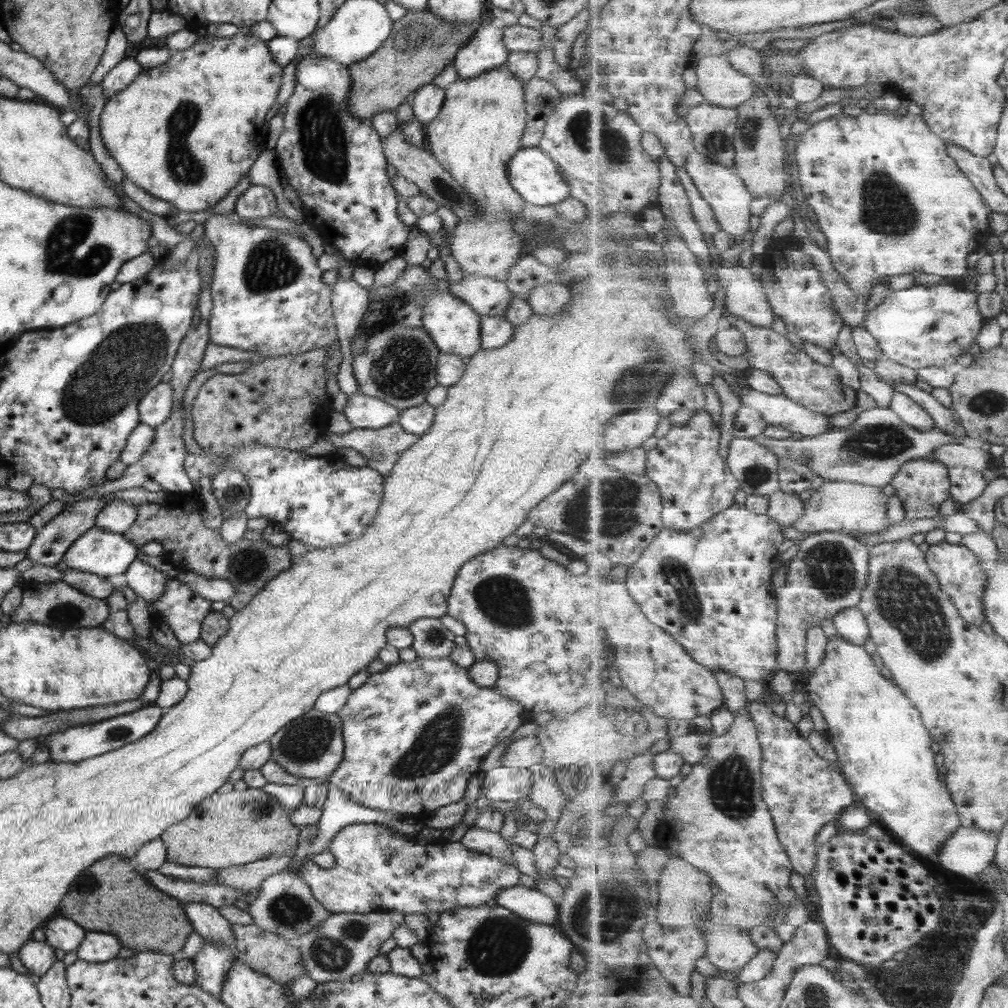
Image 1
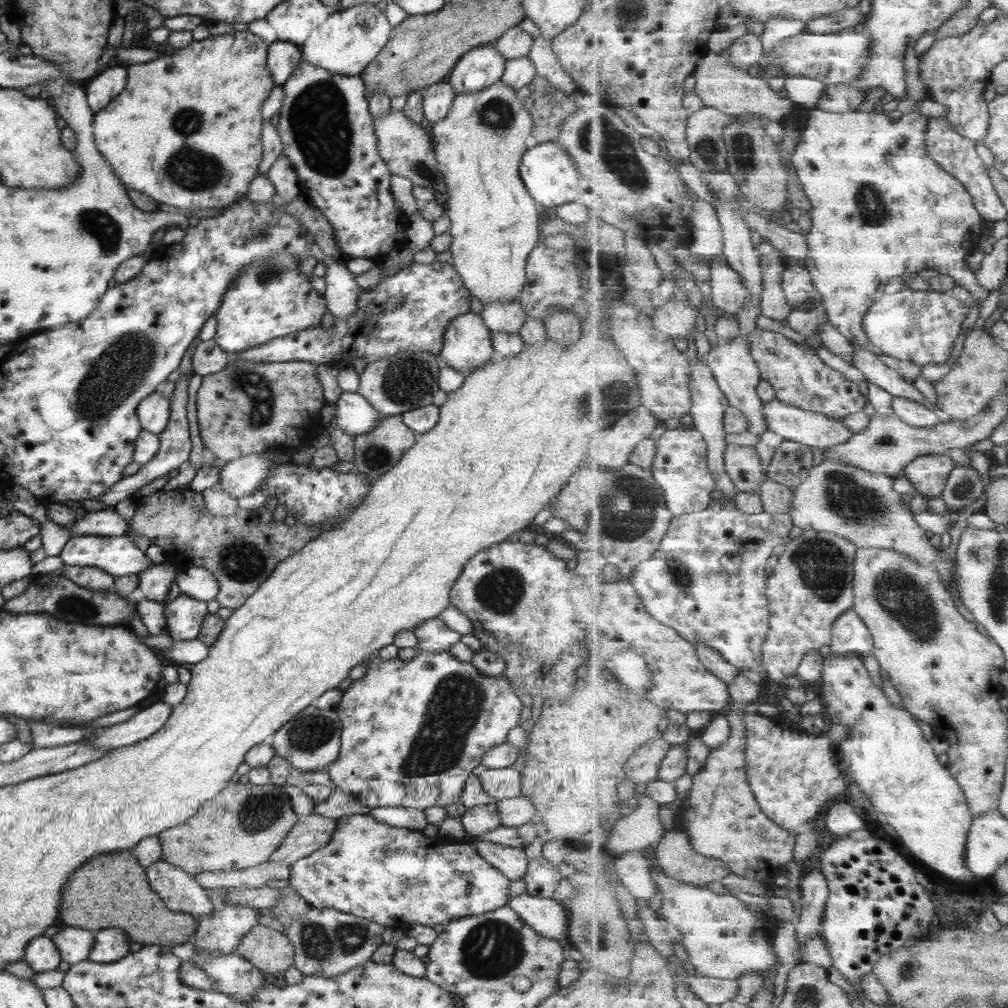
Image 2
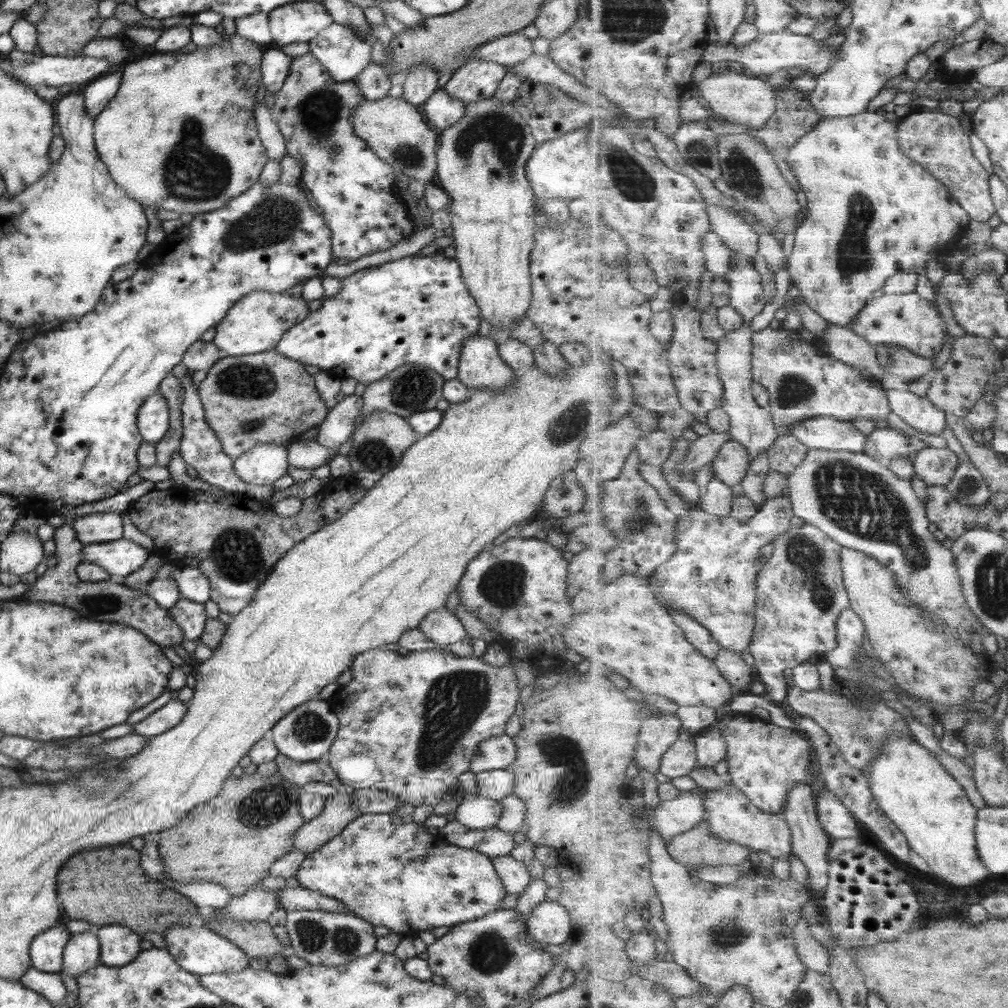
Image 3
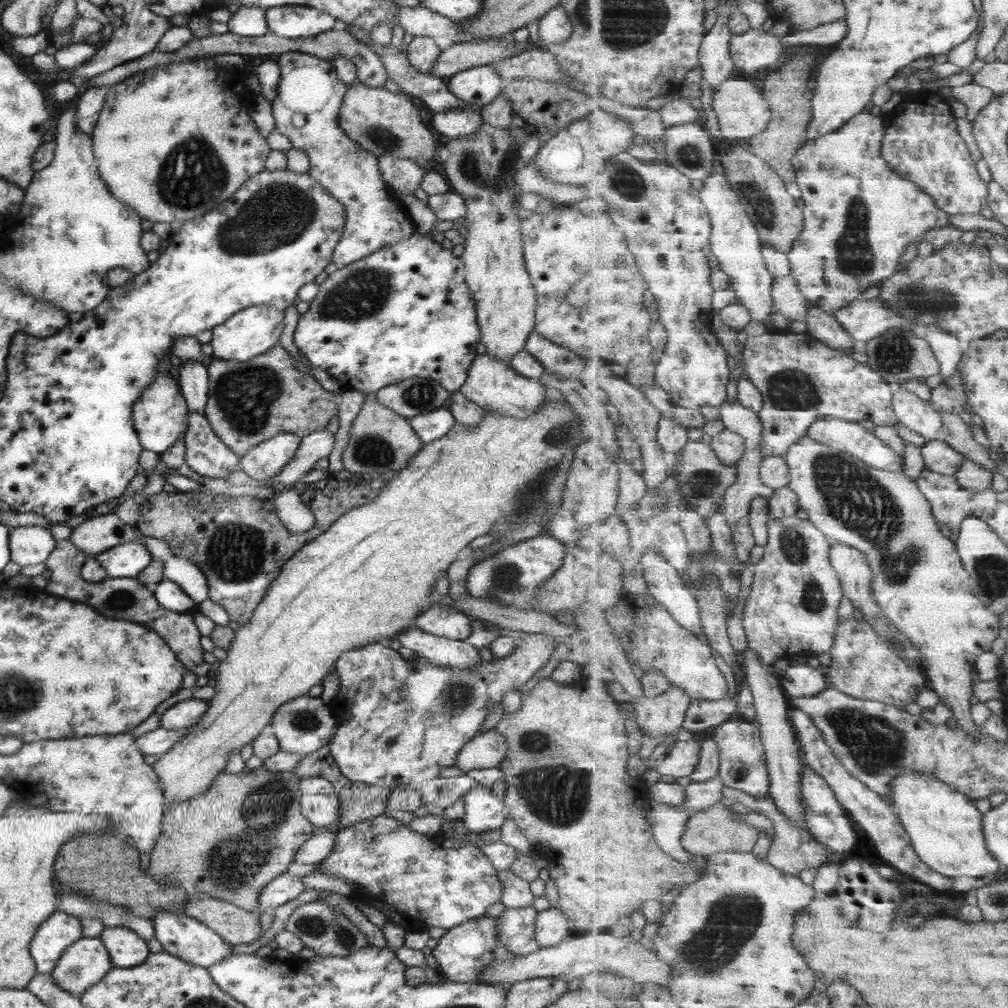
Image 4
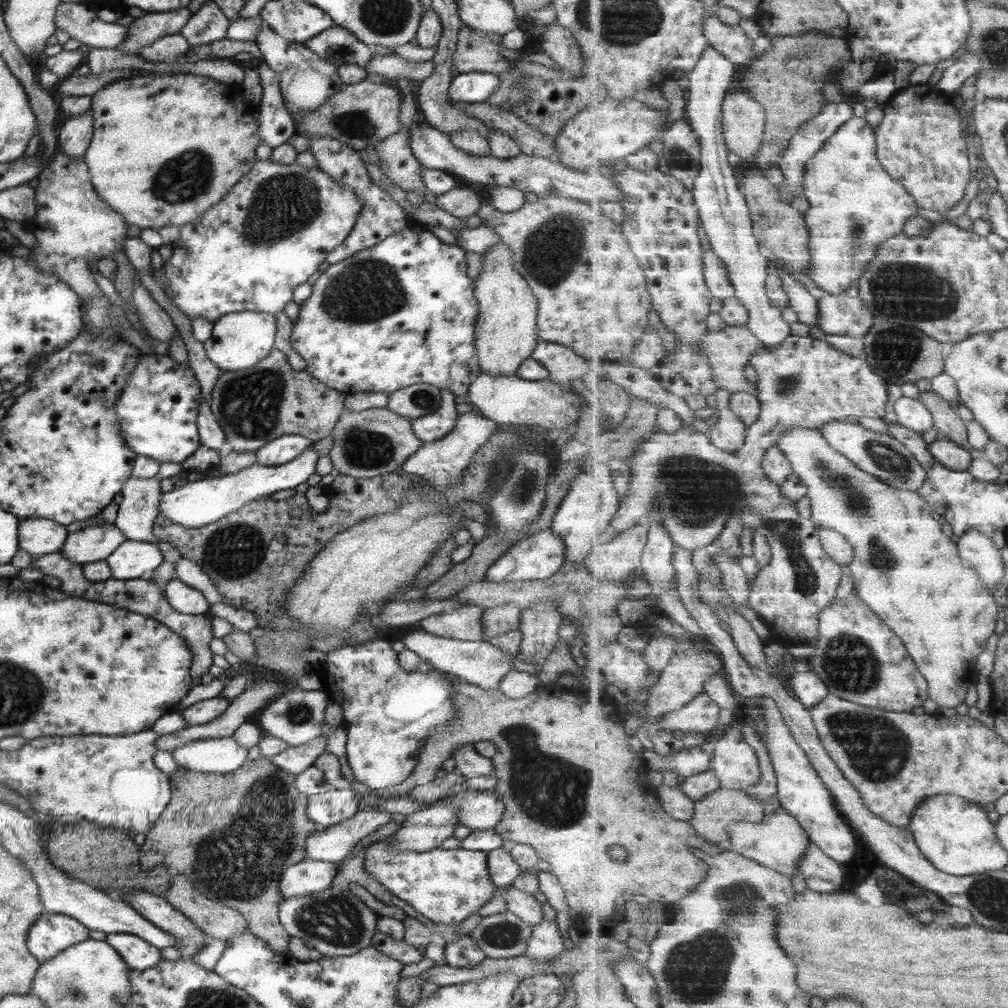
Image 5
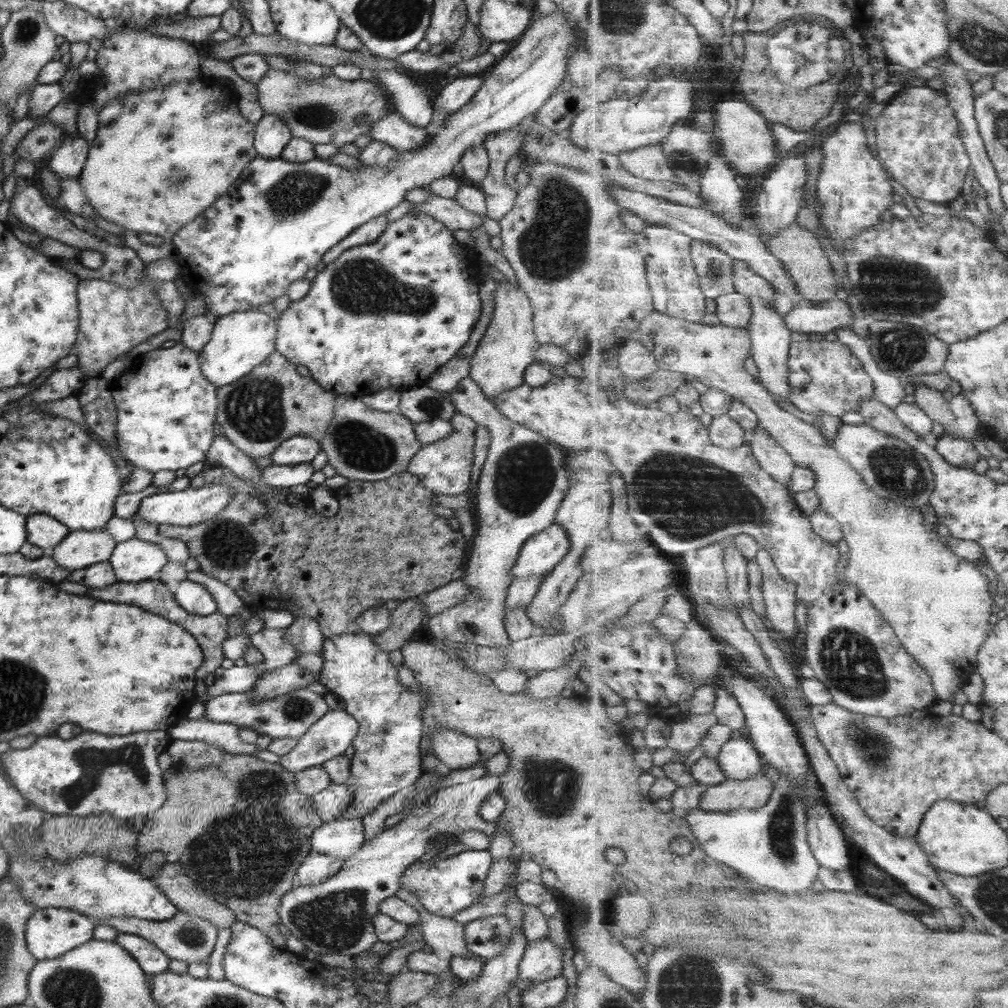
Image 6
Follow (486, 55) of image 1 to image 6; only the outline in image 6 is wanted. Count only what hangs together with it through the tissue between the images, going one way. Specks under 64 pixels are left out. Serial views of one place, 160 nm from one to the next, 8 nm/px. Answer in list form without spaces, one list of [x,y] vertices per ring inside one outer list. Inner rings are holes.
[[[459,75],[440,90],[433,104],[444,113],[451,114],[473,98],[481,83],[481,78],[477,76]]]

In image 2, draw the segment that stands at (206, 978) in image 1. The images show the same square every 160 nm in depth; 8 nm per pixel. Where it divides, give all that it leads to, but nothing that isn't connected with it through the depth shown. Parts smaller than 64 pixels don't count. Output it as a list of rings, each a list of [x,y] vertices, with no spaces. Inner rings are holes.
[[[215,903],[207,916],[196,921],[194,948],[208,954],[231,954],[243,936],[257,924],[257,908],[244,904]]]

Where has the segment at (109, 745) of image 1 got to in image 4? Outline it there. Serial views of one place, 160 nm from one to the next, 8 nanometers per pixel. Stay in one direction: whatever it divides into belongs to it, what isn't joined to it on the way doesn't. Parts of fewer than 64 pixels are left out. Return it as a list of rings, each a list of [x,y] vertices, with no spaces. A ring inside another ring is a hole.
[[[194,699],[181,700],[166,709],[159,715],[159,728],[163,730],[189,729],[205,714],[207,703]]]

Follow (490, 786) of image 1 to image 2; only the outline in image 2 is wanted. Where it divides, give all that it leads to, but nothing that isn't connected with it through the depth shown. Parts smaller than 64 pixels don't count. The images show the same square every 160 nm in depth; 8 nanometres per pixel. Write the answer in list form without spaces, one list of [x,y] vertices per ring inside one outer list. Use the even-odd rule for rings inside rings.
[[[510,767],[486,769],[478,776],[481,789],[496,801],[519,797],[521,775]]]

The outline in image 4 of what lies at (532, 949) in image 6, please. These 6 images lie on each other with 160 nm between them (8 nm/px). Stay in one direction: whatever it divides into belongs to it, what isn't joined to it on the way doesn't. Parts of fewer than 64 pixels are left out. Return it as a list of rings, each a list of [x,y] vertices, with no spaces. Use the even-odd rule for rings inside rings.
[[[557,908],[537,911],[534,920],[534,938],[539,947],[553,947],[572,930],[566,916]]]

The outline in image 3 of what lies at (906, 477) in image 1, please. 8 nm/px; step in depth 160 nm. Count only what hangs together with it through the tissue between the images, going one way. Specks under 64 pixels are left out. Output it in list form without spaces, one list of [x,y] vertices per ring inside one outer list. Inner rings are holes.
[[[927,447],[915,454],[915,473],[926,484],[947,486],[955,476],[961,459],[953,450]]]

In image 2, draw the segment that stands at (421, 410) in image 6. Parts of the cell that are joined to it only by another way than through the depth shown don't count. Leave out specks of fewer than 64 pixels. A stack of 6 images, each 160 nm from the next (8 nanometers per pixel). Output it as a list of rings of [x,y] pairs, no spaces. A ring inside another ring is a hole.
[[[408,350],[397,352],[392,357],[377,359],[368,362],[363,371],[358,374],[359,384],[356,390],[369,404],[381,415],[400,415],[408,410],[415,410],[431,403],[433,394],[438,390],[438,370],[437,358],[429,351],[415,351],[409,353]]]

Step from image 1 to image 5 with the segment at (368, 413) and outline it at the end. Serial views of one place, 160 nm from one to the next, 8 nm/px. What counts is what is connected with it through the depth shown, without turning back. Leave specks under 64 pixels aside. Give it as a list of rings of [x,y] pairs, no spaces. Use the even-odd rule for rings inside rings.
[[[309,447],[297,458],[277,466],[263,466],[253,463],[236,473],[227,473],[221,477],[187,482],[164,492],[158,503],[158,512],[163,517],[185,528],[197,528],[211,524],[239,509],[244,503],[250,503],[263,496],[272,495],[277,490],[289,490],[305,484],[305,480],[314,473],[318,459],[315,448]]]

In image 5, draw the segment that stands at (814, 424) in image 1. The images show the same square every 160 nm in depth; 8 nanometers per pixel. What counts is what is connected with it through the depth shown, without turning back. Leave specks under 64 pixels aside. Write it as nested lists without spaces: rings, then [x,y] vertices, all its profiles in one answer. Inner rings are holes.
[[[851,420],[831,421],[819,429],[837,451],[861,467],[861,470],[878,476],[884,483],[903,490],[918,492],[927,481],[928,471],[925,470],[925,467],[917,461],[916,456],[908,450],[904,443],[891,434],[873,432],[873,430],[863,428],[857,422],[851,423]]]

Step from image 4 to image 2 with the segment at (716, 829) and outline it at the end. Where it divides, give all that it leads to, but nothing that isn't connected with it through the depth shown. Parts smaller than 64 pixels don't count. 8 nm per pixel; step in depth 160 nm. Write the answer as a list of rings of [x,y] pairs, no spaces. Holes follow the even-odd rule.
[[[673,828],[655,847],[658,863],[671,878],[703,888],[711,880],[719,881],[729,876],[730,870],[723,860],[703,856],[693,848],[688,831]]]

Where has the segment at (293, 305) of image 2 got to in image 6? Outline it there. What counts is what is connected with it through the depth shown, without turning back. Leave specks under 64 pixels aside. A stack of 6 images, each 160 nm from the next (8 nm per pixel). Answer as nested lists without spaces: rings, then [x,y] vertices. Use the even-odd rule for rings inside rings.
[[[257,310],[231,312],[214,320],[210,339],[198,352],[203,376],[215,387],[225,386],[245,376],[274,351],[276,327],[272,318]]]

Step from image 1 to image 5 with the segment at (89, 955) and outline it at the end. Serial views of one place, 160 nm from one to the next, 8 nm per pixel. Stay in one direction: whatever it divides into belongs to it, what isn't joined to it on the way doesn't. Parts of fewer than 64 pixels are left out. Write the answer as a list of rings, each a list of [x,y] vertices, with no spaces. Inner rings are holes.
[[[109,934],[104,941],[113,947],[131,970],[151,968],[160,959],[160,950],[131,934]]]

